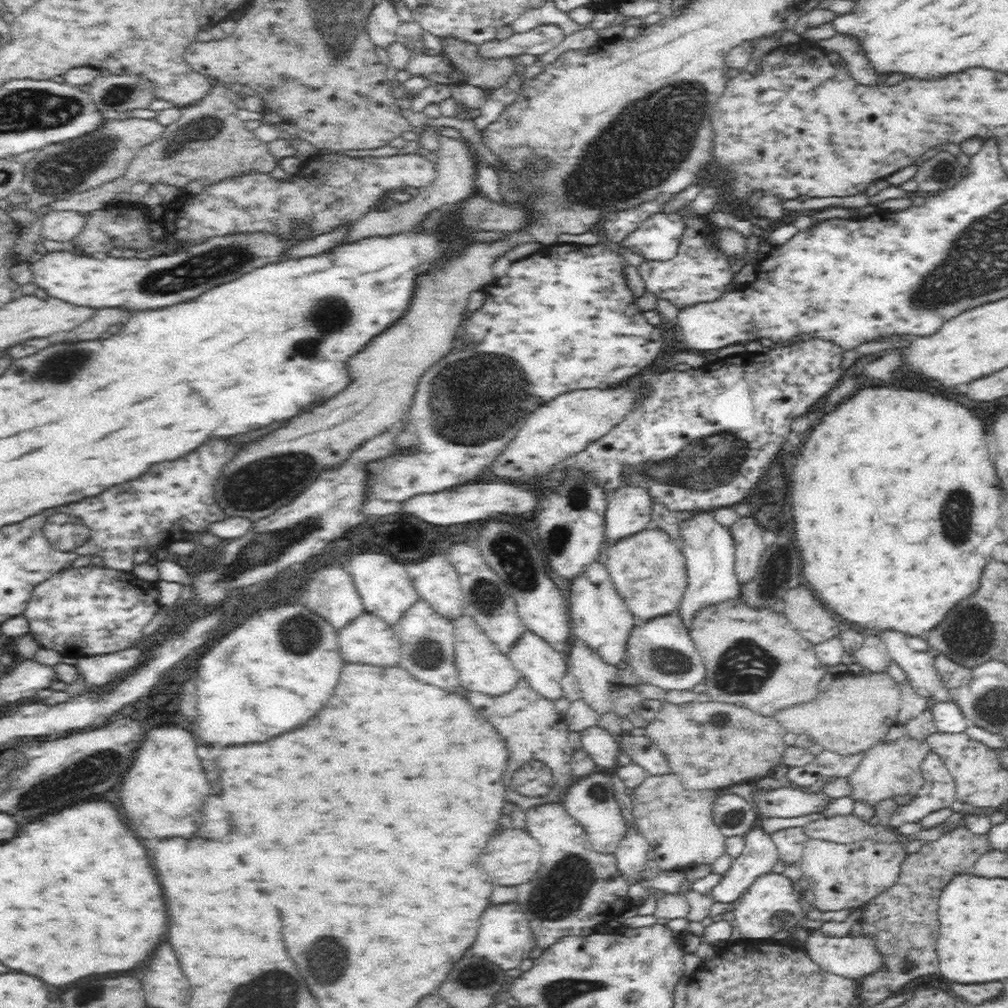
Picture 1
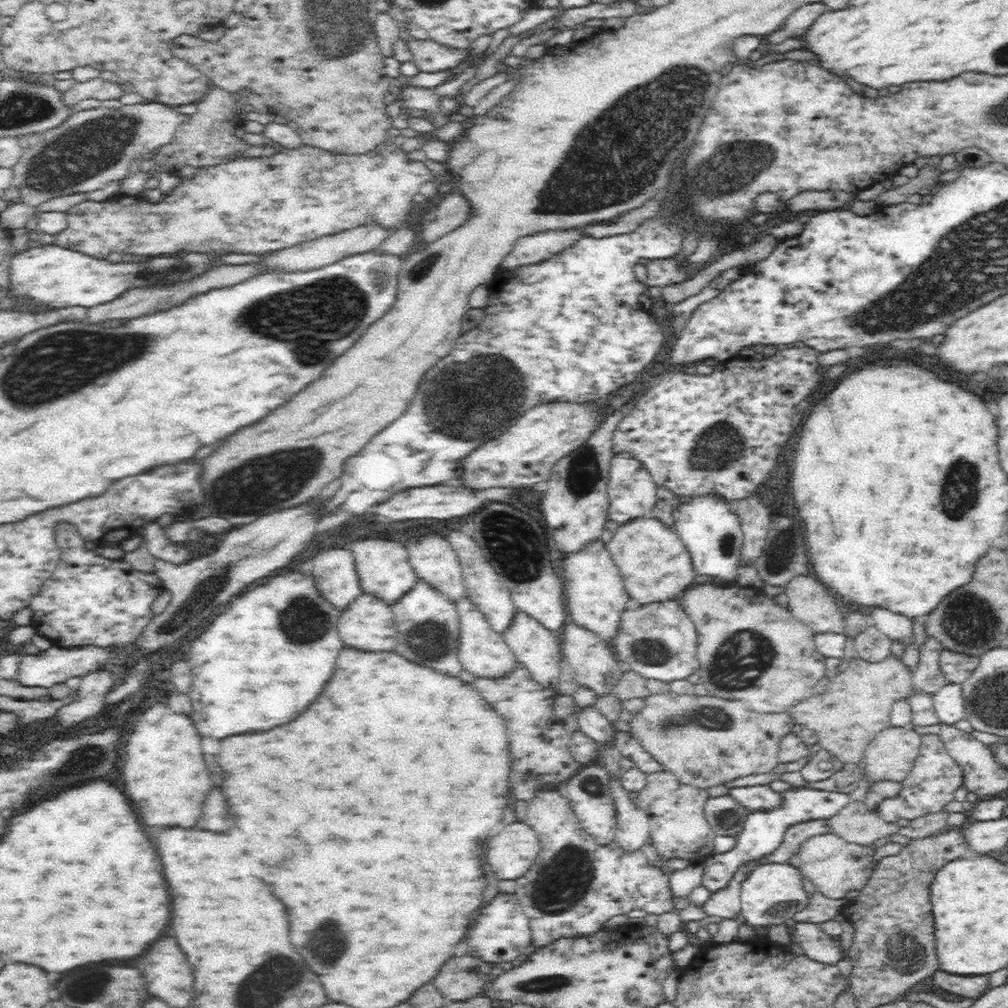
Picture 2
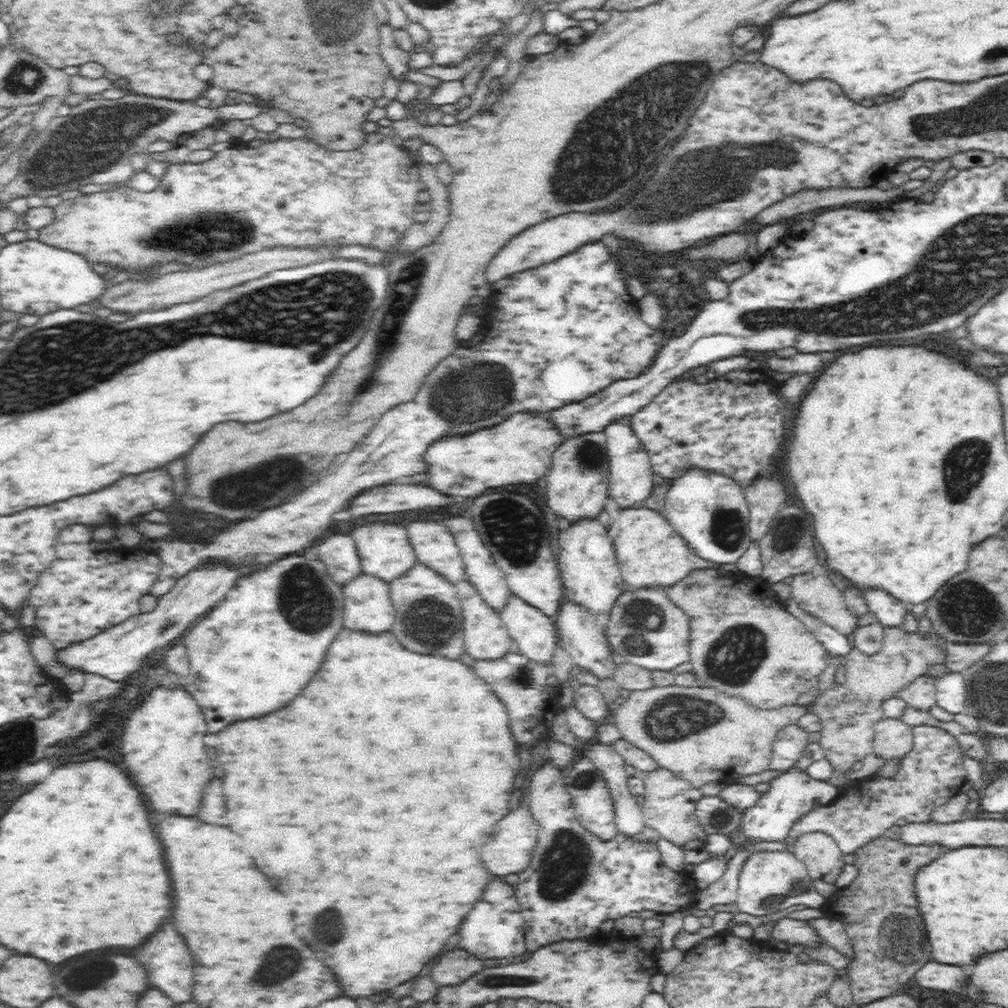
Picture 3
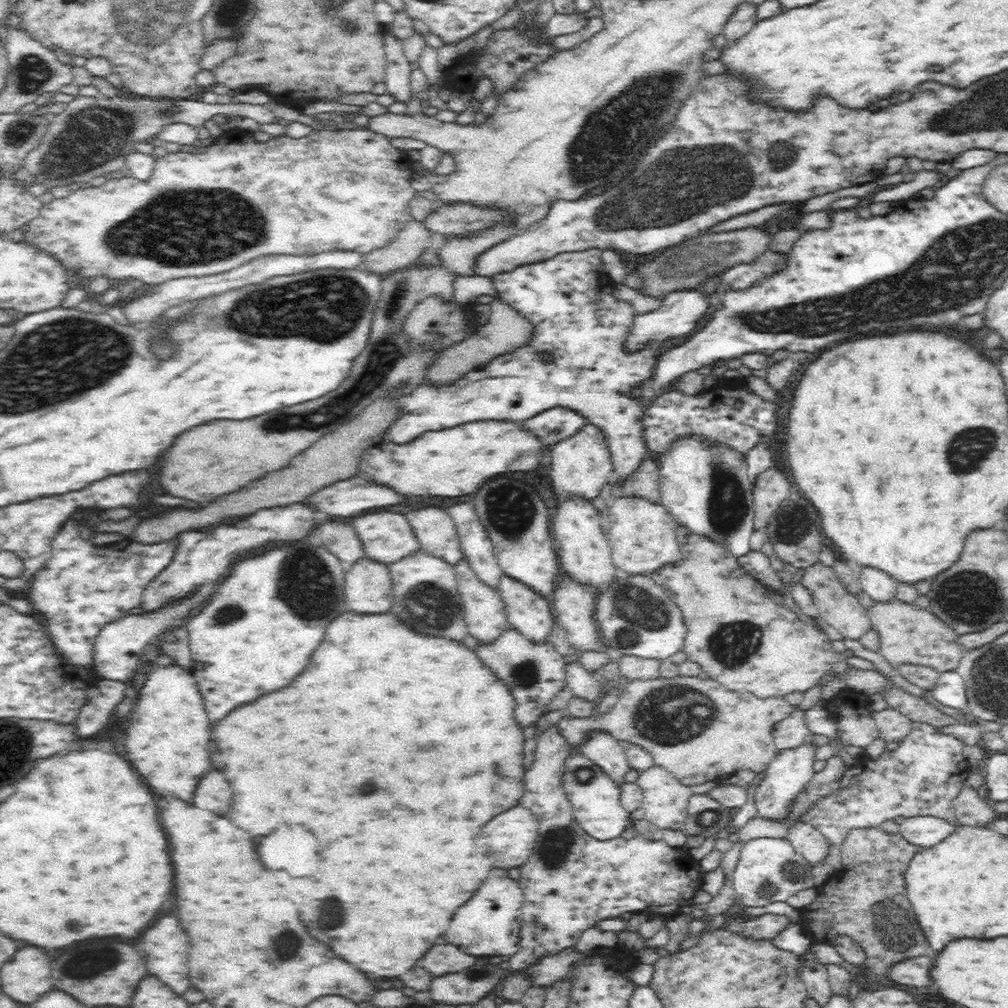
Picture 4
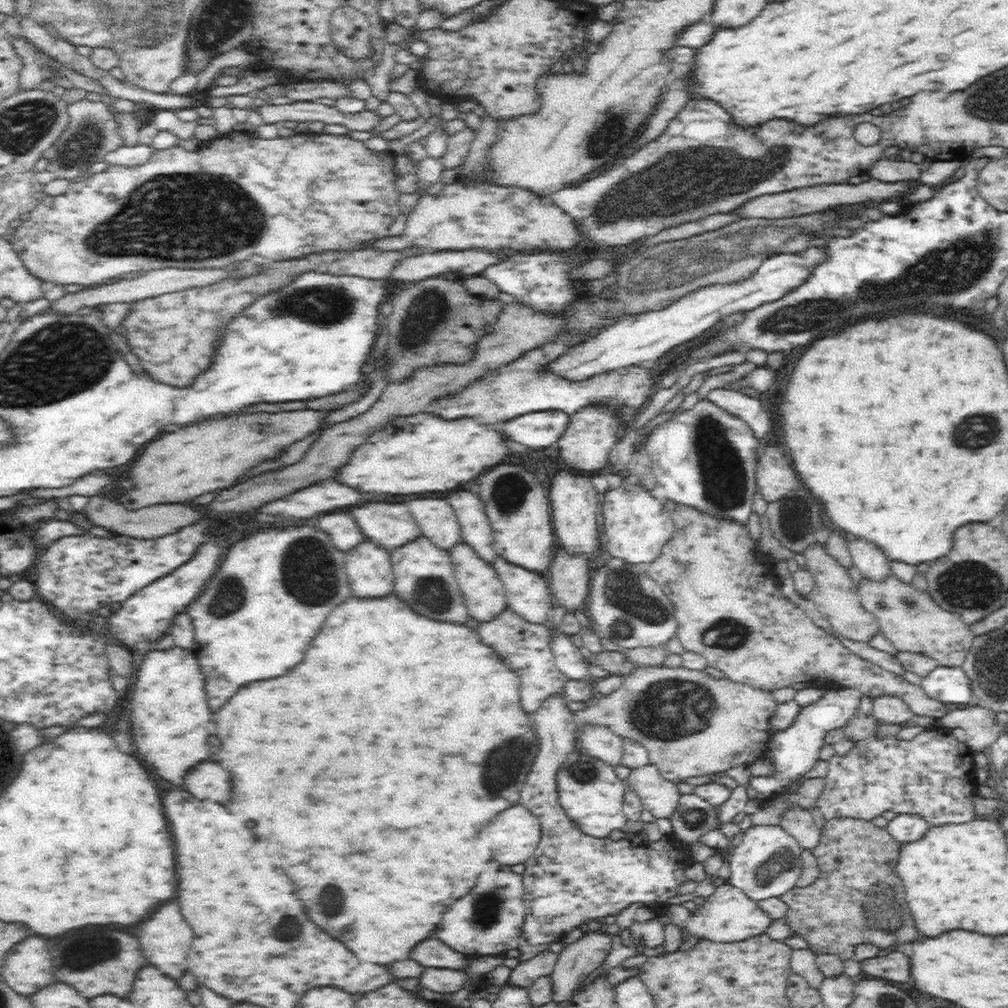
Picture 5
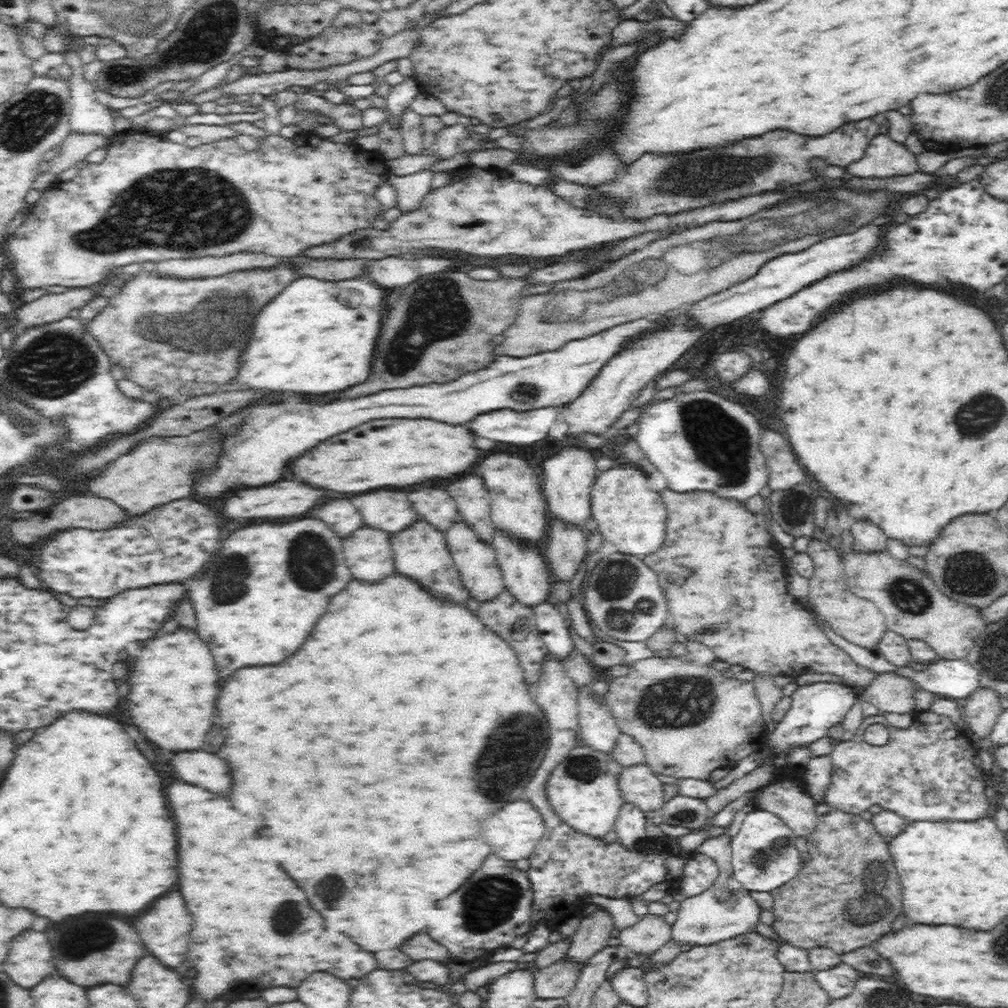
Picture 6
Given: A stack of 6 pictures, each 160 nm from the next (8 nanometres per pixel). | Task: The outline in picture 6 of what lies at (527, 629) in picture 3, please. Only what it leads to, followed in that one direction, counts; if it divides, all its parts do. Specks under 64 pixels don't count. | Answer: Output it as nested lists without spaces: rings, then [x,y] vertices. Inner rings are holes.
[[[494,531],[494,539],[491,547],[495,550],[498,566],[503,576],[505,590],[507,590],[525,608],[533,609],[540,604],[553,600],[553,581],[542,551],[518,544],[503,533]]]

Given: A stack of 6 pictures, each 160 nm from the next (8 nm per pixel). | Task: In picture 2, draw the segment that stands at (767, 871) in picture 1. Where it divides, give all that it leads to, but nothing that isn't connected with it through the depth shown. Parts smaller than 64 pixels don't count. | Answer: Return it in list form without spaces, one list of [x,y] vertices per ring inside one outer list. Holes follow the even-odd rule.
[[[791,788],[782,793],[784,804],[772,812],[751,812],[746,816],[744,828],[735,837],[736,846],[730,852],[708,856],[703,862],[704,879],[702,886],[712,893],[725,890],[738,874],[749,871],[754,866],[764,863],[783,841],[784,831],[792,825],[816,820],[825,820],[837,815],[845,806],[853,804],[849,794],[837,791],[816,790],[814,788]]]

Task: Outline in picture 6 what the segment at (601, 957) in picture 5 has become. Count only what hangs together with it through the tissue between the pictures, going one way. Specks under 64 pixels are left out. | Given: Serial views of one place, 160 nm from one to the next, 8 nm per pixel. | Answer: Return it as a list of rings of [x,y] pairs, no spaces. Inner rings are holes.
[[[604,910],[582,919],[577,931],[569,938],[570,946],[563,958],[575,966],[586,966],[590,959],[608,947],[612,928],[612,917]]]

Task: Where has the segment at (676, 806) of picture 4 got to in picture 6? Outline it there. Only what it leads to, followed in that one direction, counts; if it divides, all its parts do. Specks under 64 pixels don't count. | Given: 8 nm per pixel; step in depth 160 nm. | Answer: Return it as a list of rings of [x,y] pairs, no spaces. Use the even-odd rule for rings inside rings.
[[[647,763],[624,767],[617,777],[626,803],[644,812],[661,812],[666,806],[664,782]]]

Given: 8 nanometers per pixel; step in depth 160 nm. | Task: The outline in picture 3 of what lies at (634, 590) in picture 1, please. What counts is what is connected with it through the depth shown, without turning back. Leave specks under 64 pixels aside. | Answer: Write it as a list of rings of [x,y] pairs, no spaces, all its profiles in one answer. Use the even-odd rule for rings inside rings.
[[[639,506],[620,510],[619,517],[610,523],[607,531],[613,541],[622,578],[634,590],[674,586],[692,570],[714,568],[709,562],[702,561],[665,517],[654,509]]]

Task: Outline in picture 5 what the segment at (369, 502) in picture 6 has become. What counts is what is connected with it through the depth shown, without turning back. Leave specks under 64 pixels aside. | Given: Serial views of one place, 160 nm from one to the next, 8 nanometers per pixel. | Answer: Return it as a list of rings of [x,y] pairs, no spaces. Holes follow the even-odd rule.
[[[366,504],[350,510],[350,516],[368,543],[388,553],[416,542],[421,536],[404,504]]]

